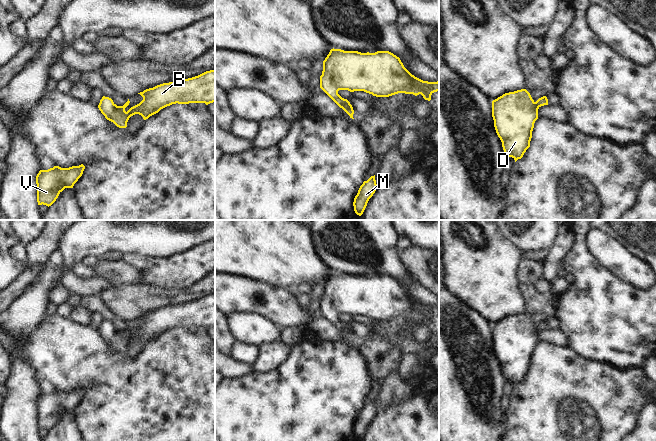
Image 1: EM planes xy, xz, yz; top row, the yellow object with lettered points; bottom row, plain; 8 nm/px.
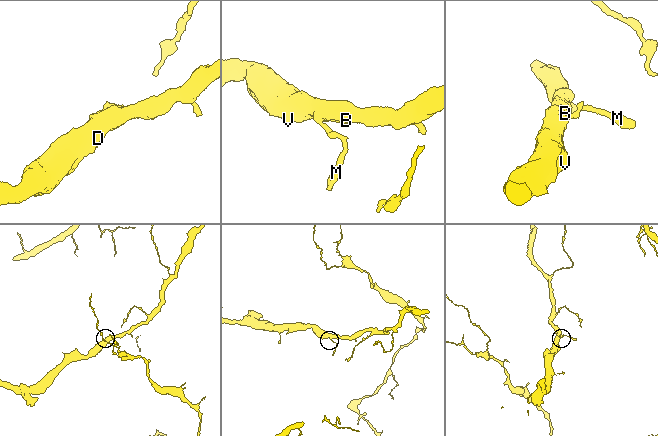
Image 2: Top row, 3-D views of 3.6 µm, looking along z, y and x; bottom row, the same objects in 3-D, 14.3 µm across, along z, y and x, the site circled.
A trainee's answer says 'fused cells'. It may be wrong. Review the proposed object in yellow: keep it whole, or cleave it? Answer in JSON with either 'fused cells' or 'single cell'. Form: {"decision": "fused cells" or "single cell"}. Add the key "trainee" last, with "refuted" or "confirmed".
{"decision": "single cell", "trainee": "refuted"}

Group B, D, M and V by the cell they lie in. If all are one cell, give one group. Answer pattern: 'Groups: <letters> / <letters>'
Groups: B D M V.

